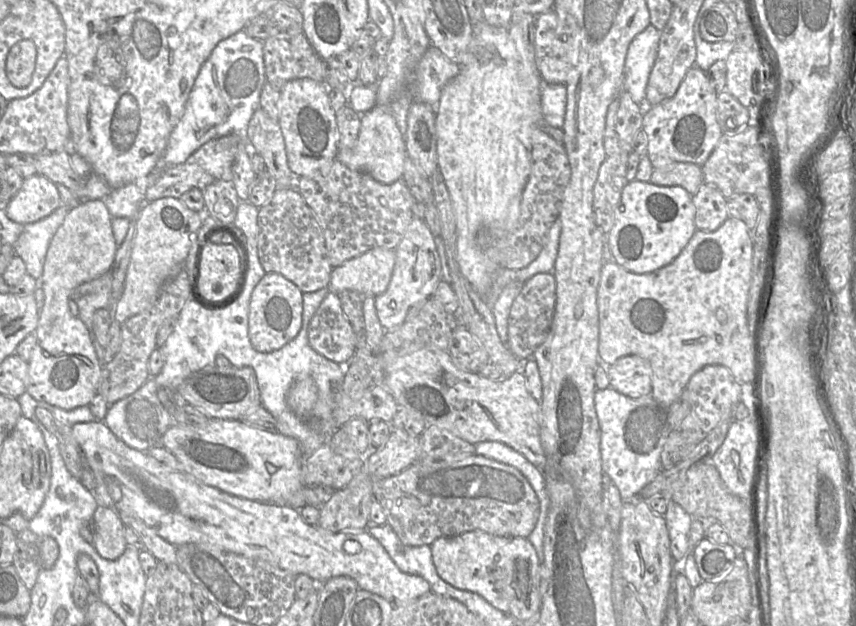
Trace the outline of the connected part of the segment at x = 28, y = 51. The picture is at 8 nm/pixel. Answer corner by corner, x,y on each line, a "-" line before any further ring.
30,39
15,43
9,50
6,60
6,76
16,88
27,87
36,68
37,49

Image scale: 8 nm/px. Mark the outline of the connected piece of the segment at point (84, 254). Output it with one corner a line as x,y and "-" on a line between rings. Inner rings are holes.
103,199
79,200
66,215
53,236
47,251
42,277
38,280
45,294
45,303
40,312
35,330
36,344
28,361
26,391
37,401
46,402
63,410
72,410
89,405
97,393
102,363
99,362
89,332
83,321
73,316
68,307
72,292
79,285
111,271
117,244
112,232
112,216

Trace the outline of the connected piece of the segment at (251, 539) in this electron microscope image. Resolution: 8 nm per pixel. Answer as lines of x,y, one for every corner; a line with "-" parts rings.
103,420
76,423
71,426
71,430
93,471
93,495
98,505
112,508
116,512
134,514
161,538
176,547
188,543
216,546
245,557
265,560
294,575
306,574
317,584
323,584
331,577
349,576
357,582
359,589
389,601
411,601
431,591
429,583
423,577
402,572
367,529
331,532
317,525
306,524
299,510
287,504
248,500
202,484
183,471
173,470
147,453
128,447
111,432

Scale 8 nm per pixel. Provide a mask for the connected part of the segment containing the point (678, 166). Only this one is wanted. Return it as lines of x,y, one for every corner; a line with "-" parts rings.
690,162
671,163
654,168
650,182
660,186
681,186
694,195
703,183
702,169

